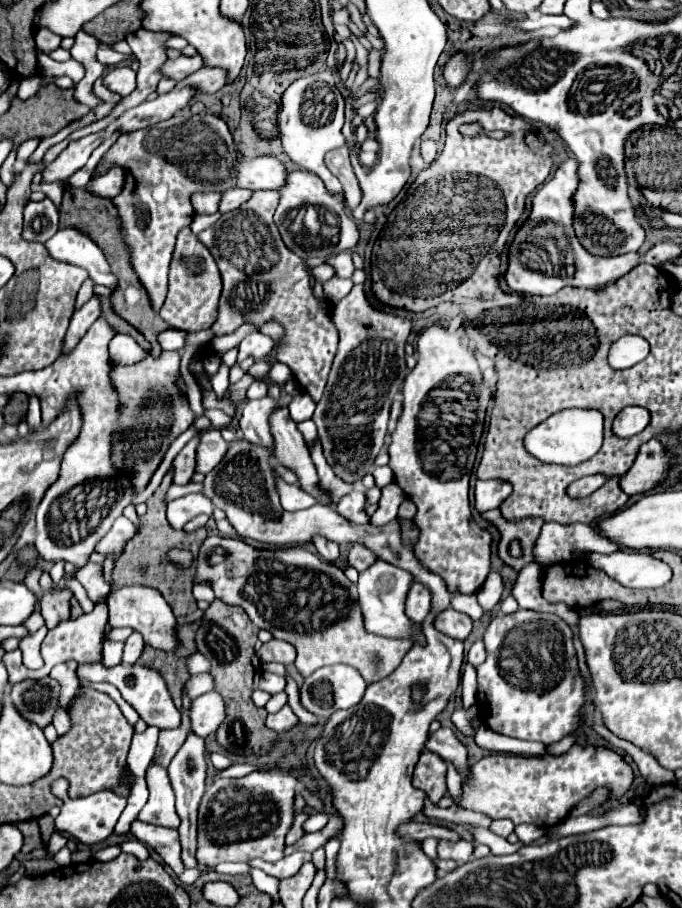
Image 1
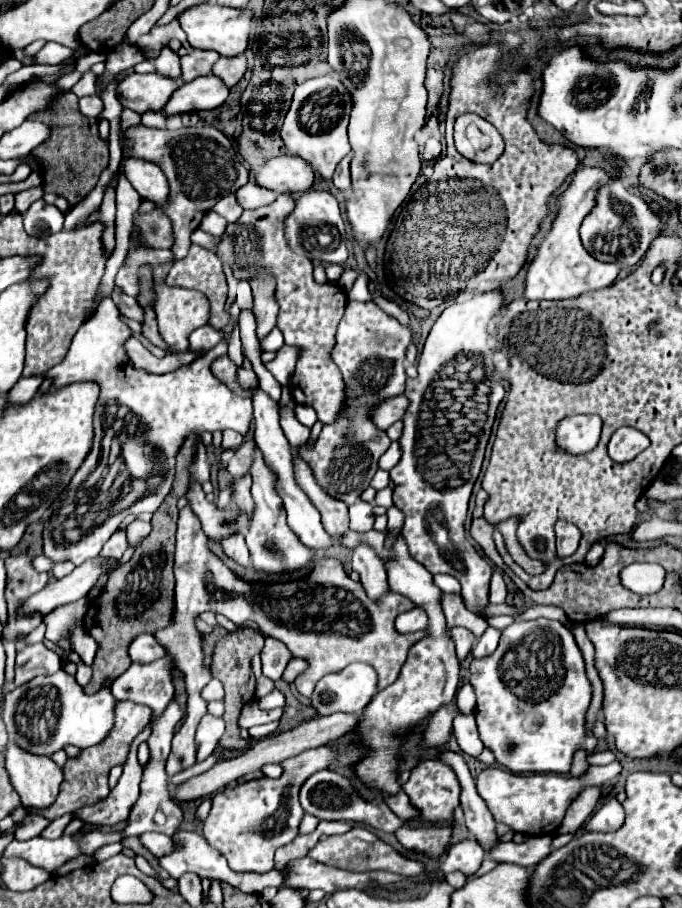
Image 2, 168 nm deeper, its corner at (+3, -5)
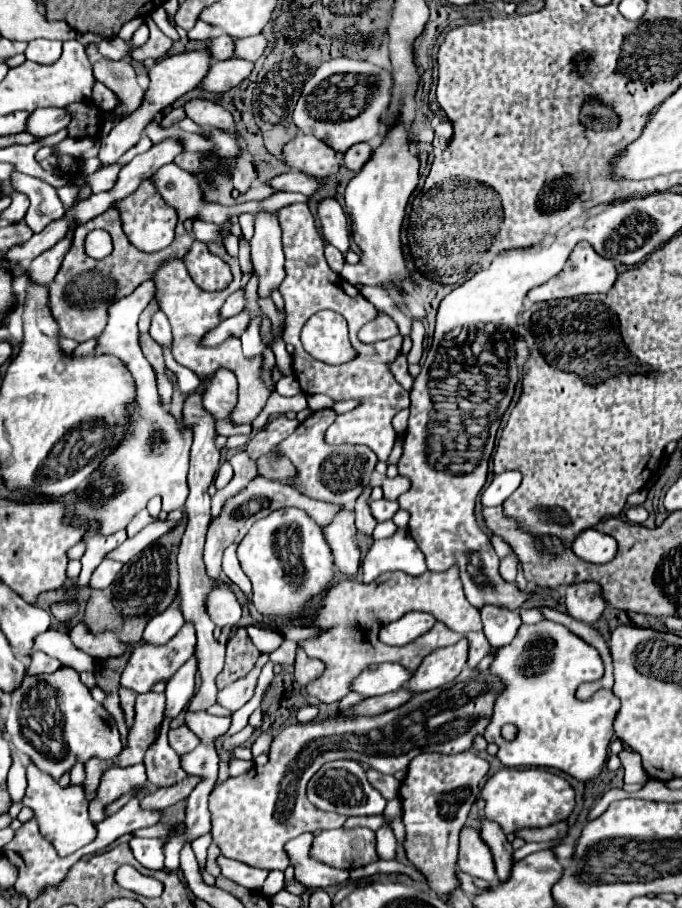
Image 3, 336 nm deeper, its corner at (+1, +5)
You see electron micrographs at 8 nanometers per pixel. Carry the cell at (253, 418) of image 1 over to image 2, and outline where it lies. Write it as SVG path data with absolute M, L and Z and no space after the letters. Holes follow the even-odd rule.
M255 450L255 462L251 466L251 476L253 476L251 494L255 500L255 510L253 510L253 518L251 518L251 526L245 536L245 542L247 542L249 554L251 554L253 568L257 572L263 572L265 576L289 574L289 572L305 568L313 560L313 550L307 548L297 538L297 534L287 526L285 508L281 504L281 498L277 496L277 490L273 488L273 480L277 480L277 476L273 476L273 472L269 472L269 468L265 468L265 462L261 462L259 450Z

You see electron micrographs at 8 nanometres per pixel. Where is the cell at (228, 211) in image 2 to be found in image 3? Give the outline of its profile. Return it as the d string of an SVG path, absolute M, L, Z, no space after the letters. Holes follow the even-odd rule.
M243 213L238 216L238 223L241 227L244 238L247 241L249 241L254 234L254 228L253 228L254 220L255 220L254 215L250 213Z

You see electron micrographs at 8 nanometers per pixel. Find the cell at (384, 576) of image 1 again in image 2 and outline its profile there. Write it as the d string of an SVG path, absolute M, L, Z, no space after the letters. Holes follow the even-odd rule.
M359 544L357 548L353 548L351 564L353 570L361 574L361 584L365 586L365 592L371 598L379 598L389 590L385 564L381 562L373 548L369 548L367 544Z

